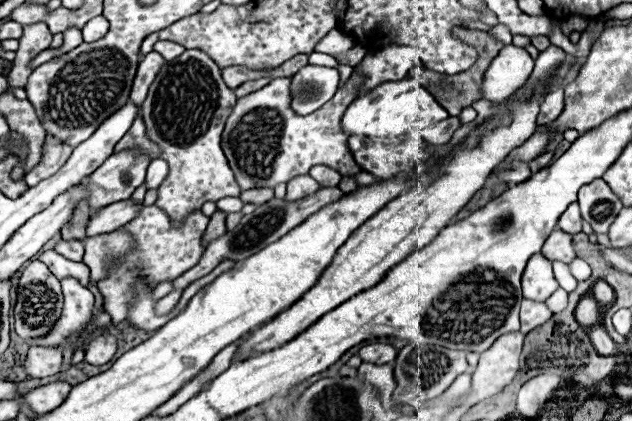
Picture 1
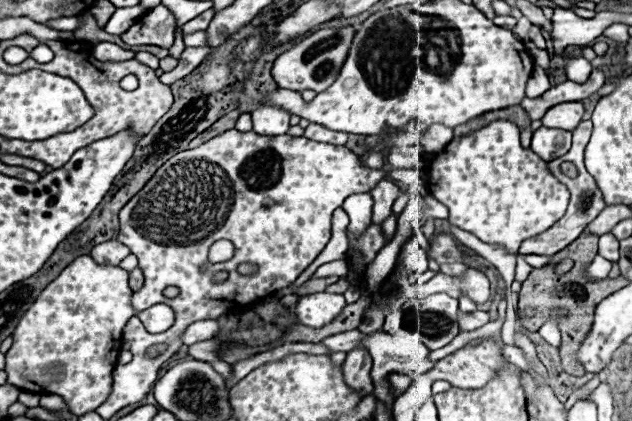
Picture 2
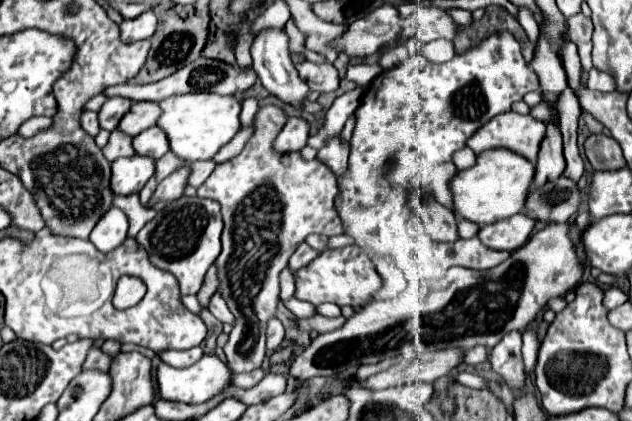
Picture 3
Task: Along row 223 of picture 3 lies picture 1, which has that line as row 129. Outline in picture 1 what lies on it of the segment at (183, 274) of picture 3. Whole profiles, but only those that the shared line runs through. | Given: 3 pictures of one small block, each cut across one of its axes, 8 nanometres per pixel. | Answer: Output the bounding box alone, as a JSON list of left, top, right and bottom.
[142,50,242,224]

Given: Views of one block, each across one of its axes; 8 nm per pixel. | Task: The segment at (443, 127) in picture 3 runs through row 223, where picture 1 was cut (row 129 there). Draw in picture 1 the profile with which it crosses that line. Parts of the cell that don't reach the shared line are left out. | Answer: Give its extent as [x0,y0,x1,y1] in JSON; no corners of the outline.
[342,78,448,138]

